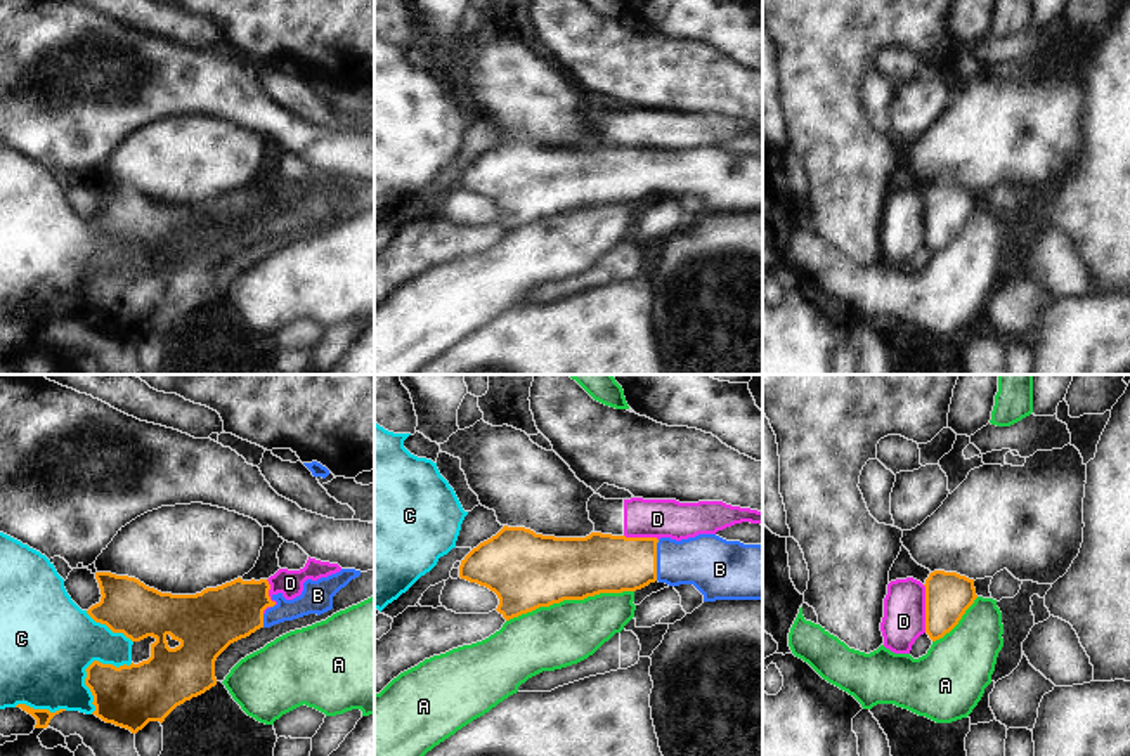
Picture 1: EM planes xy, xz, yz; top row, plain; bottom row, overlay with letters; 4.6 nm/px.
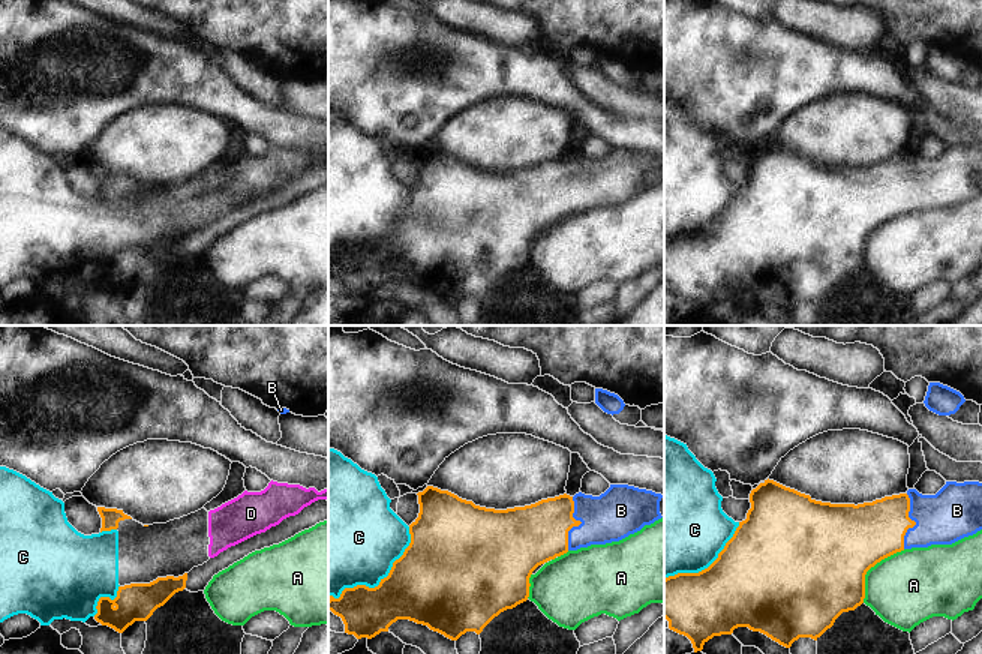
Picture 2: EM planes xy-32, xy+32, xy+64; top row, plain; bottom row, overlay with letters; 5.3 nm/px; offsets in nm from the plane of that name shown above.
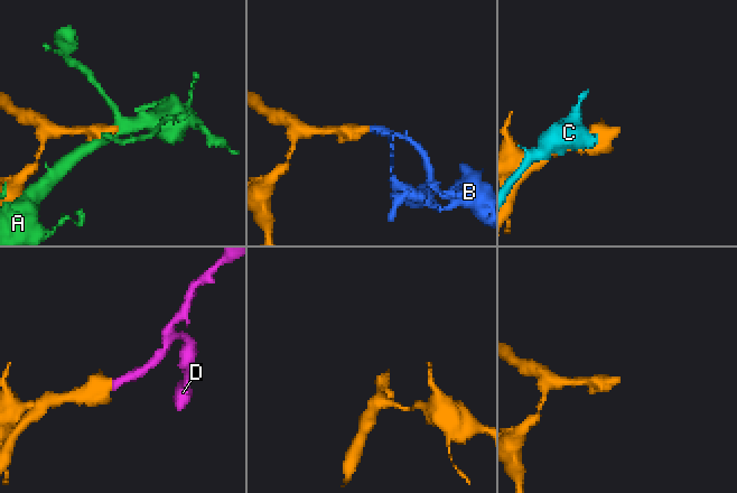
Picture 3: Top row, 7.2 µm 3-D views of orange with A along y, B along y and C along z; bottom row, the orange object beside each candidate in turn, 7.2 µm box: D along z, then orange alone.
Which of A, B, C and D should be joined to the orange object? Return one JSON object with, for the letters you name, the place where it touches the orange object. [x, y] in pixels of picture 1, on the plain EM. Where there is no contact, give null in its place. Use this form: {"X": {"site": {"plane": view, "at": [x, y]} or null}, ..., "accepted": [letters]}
{"B": {"site": {"plane": "xz", "at": [655, 172]}}, "accepted": ["B"]}

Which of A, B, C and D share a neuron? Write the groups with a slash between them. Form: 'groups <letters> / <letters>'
groups A / B / C D

